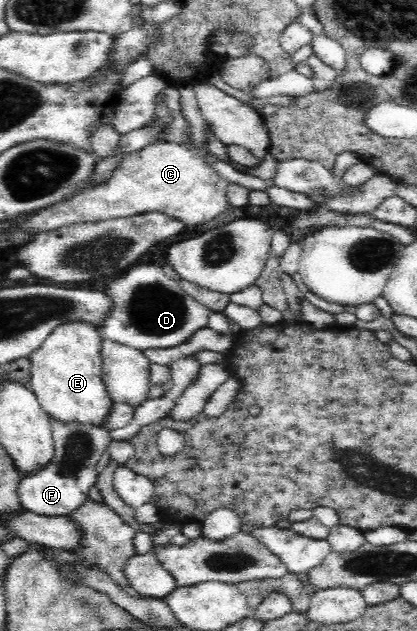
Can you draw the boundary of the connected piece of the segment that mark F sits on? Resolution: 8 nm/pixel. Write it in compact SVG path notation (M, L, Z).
M51 421L56 456L50 466L21 479L19 499L26 511L38 516L70 516L89 499L88 492L98 484L98 460L107 450L111 437L107 429L60 425Z

